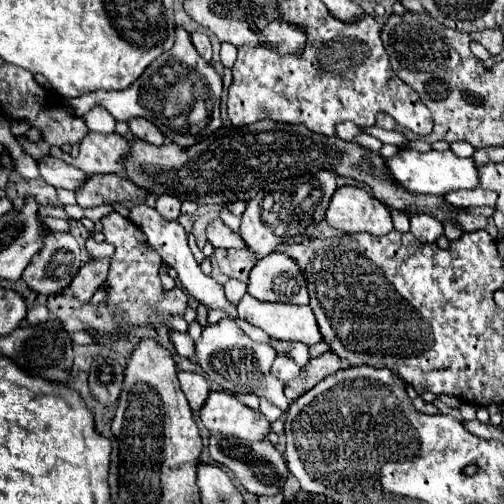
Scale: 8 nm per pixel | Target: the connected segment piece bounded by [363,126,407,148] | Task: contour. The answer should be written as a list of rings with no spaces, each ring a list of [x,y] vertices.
[[[373,126],[373,128],[365,128],[363,132],[379,138],[383,144],[395,144],[399,148],[403,148],[407,144],[407,138],[403,134],[397,134],[397,132],[387,132],[387,130],[381,130],[379,126]]]

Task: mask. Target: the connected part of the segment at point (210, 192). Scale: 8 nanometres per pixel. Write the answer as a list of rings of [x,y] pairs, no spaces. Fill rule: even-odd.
[[[261,120],[247,128],[223,126],[219,132],[215,132],[215,136],[209,136],[191,148],[179,148],[171,142],[151,146],[139,138],[129,138],[129,154],[121,164],[125,168],[121,176],[139,188],[145,188],[157,196],[169,194],[197,204],[231,204],[235,200],[251,200],[251,196],[273,180],[335,168],[339,176],[347,176],[371,186],[375,198],[389,208],[411,214],[427,212],[441,222],[445,218],[455,218],[465,232],[483,230],[487,224],[485,216],[469,216],[465,210],[451,208],[443,196],[411,196],[409,192],[395,192],[395,188],[391,188],[391,180],[387,180],[387,172],[383,172],[383,158],[377,152],[369,152],[355,142],[345,142],[337,136],[315,136],[315,132],[307,132],[307,128],[275,124],[273,120]]]

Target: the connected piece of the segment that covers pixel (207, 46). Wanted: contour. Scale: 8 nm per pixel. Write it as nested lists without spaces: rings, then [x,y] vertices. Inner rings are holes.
[[[193,32],[191,34],[191,44],[195,46],[195,50],[199,52],[199,56],[205,62],[211,62],[211,42],[209,42],[209,38],[203,32]]]

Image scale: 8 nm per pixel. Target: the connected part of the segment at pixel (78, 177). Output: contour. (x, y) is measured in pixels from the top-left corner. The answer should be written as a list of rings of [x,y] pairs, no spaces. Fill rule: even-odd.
[[[51,154],[39,158],[39,160],[37,160],[37,166],[39,166],[39,170],[41,170],[43,180],[45,180],[47,184],[55,186],[55,188],[77,190],[77,188],[85,182],[85,178],[87,178],[85,172],[73,168],[71,164],[63,162],[61,158],[55,158],[55,156],[51,156]]]

